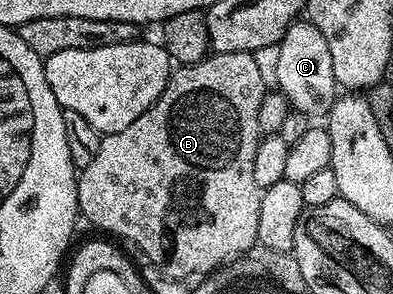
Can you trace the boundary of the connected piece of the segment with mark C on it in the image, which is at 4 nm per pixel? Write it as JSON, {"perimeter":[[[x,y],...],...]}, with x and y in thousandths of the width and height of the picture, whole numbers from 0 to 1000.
{"perimeter":[[[751,71],[730,99],[705,153],[712,167],[712,194],[702,218],[705,306],[728,333],[735,361],[746,374],[761,378],[763,388],[786,398],[802,398],[802,391],[827,395],[837,381],[840,361],[850,354],[863,289],[850,272],[845,180],[835,180],[835,139],[824,139],[824,112],[814,112],[814,99],[804,99],[804,85],[794,85],[784,71]]]}

